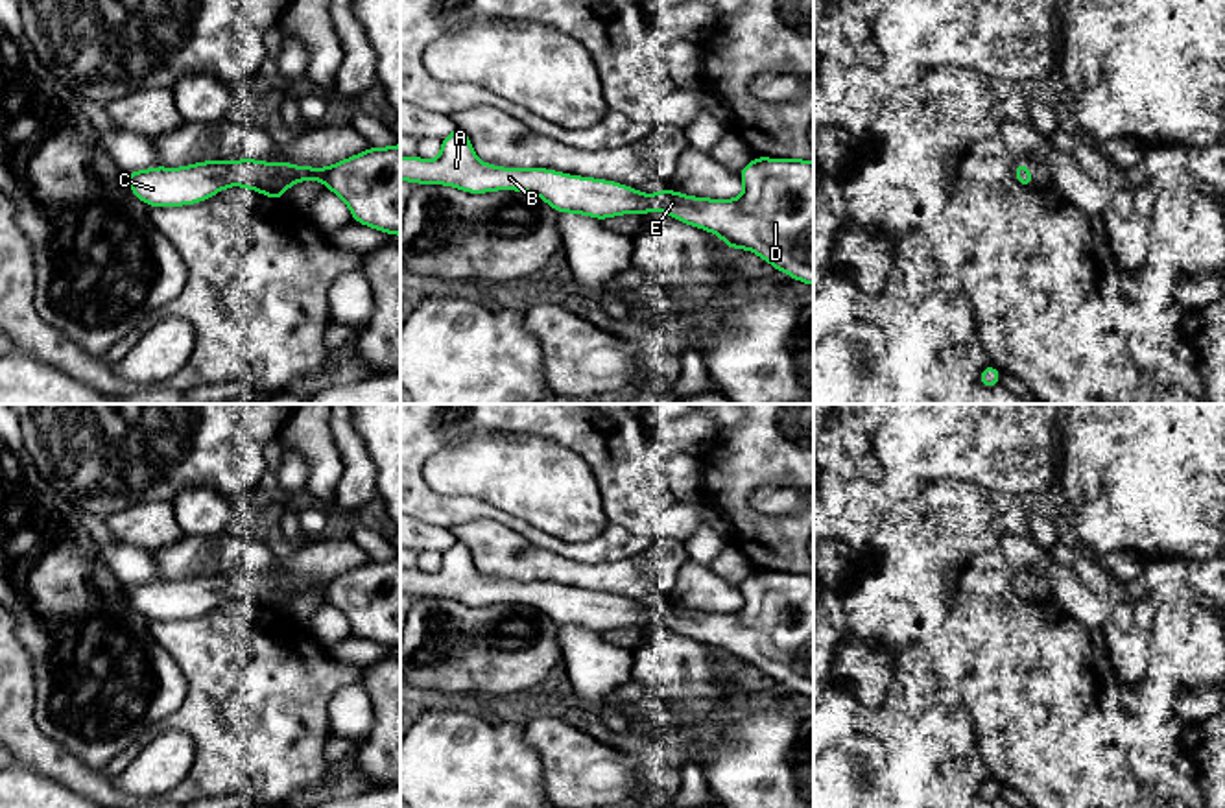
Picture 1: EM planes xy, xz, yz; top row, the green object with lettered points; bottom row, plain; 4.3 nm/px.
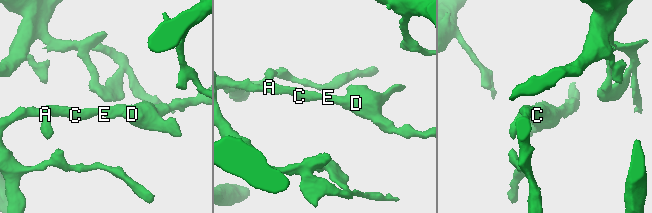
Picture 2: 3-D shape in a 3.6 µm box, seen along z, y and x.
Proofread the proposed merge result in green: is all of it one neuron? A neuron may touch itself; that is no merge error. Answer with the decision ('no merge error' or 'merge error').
no merge error

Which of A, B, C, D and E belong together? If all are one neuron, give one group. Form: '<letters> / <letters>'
A B C D E

